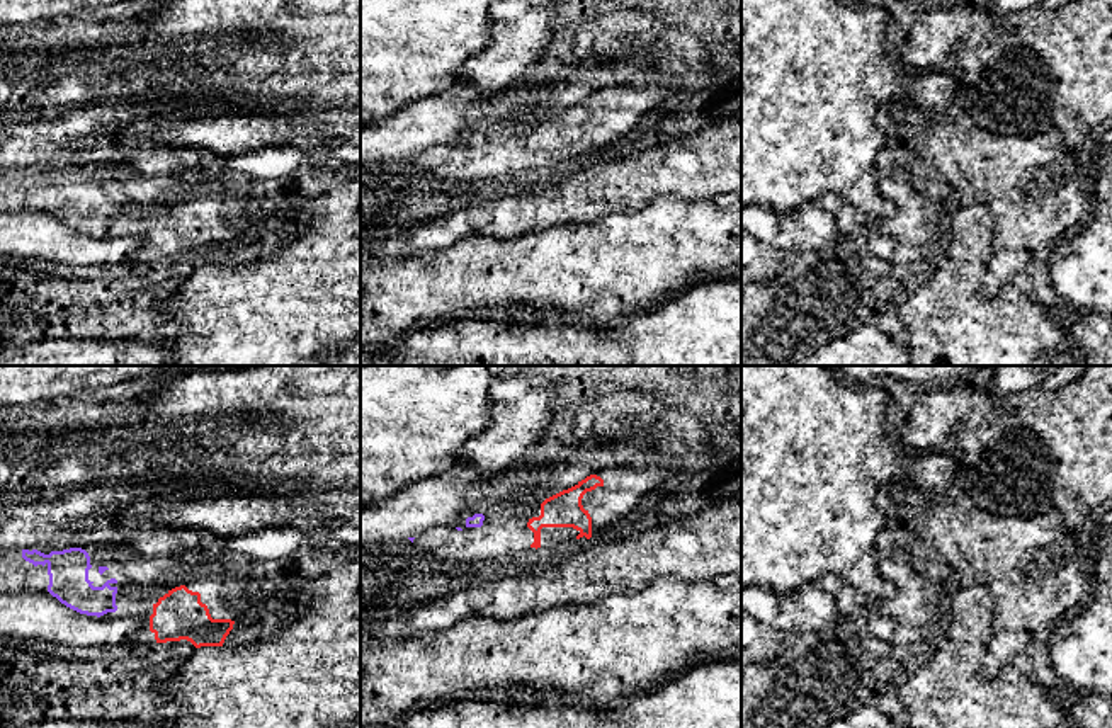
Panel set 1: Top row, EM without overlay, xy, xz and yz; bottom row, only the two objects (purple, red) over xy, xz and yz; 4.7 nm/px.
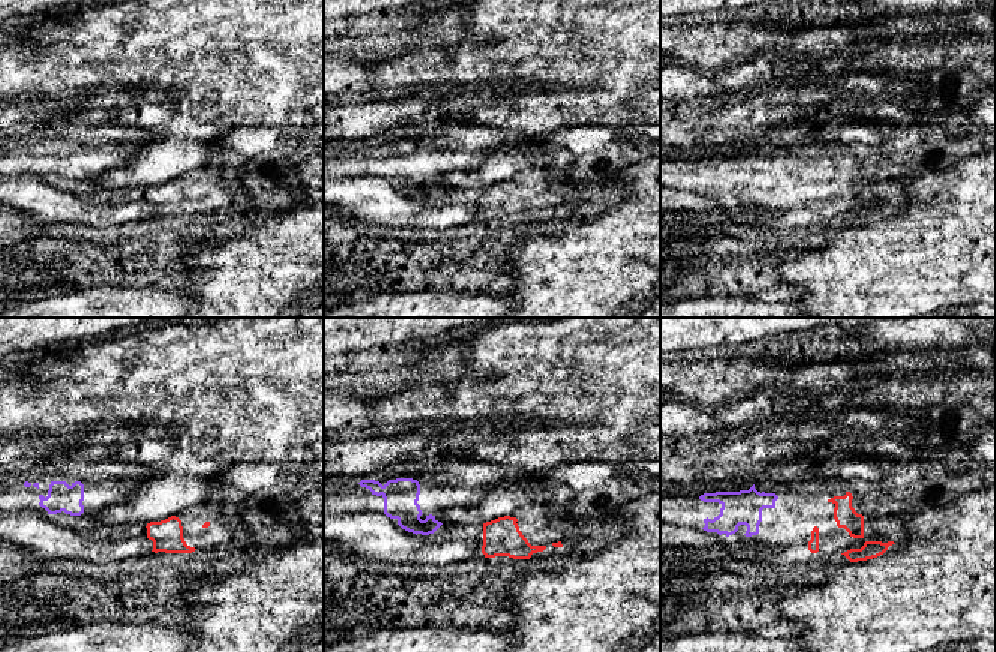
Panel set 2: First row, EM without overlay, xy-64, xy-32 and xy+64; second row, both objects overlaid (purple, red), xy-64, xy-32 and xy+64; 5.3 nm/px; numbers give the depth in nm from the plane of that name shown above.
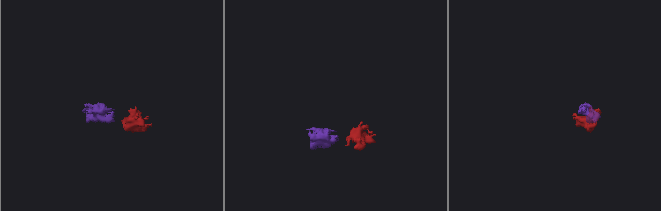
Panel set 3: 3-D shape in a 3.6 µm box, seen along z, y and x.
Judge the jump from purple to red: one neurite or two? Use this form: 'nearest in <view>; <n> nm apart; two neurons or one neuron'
nearest in xy; 160 nm apart; one neuron

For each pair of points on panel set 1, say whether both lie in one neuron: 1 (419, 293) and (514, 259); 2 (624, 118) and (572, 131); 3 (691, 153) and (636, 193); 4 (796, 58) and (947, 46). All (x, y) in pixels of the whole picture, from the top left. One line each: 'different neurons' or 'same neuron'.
1: same neuron
2: same neuron
3: same neuron
4: different neurons

